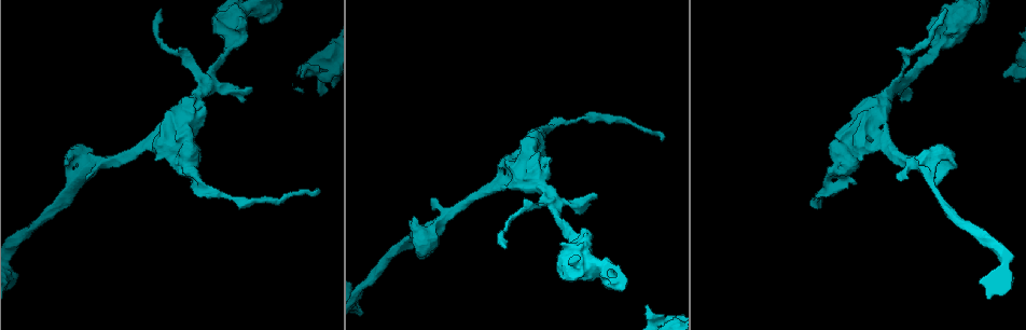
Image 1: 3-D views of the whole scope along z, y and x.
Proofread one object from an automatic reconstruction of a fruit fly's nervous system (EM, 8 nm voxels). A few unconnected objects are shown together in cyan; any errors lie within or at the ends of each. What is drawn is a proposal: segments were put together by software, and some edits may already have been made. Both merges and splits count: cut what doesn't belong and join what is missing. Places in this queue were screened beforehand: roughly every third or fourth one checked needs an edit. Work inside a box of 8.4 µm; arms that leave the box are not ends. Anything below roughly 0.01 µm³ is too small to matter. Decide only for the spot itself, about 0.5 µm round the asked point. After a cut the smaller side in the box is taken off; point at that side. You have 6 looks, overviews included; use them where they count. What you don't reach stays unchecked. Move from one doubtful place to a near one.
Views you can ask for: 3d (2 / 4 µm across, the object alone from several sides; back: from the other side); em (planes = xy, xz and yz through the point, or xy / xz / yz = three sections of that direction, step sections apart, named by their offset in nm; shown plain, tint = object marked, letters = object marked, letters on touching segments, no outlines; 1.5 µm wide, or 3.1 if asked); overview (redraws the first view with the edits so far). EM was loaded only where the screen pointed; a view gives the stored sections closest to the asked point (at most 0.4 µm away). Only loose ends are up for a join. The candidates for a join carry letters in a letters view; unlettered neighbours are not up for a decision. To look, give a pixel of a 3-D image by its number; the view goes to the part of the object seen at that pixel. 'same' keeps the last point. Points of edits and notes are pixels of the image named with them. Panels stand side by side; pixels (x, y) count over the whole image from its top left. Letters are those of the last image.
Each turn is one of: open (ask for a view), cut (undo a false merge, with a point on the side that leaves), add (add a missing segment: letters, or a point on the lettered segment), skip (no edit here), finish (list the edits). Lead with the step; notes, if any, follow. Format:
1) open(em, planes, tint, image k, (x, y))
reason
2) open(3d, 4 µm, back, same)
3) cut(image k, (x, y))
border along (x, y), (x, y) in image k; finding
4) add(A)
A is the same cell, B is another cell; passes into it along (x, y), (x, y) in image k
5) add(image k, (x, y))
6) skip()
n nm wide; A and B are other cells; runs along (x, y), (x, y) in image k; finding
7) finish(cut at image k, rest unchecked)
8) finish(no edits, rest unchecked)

open(em, planes, tint, image 1, (895, 83))
four or more arms meet

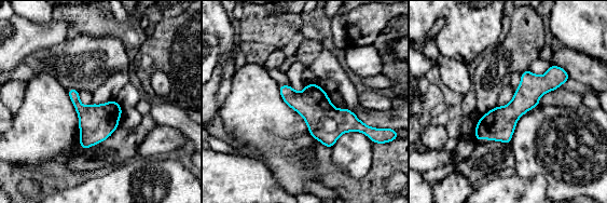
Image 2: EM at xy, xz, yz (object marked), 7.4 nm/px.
open(em, planes, letters, same)
what lies round it

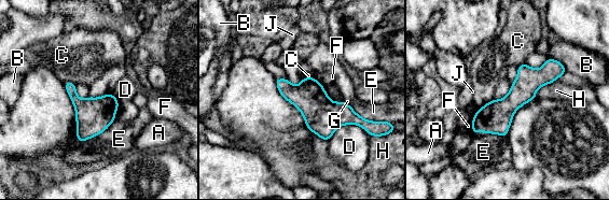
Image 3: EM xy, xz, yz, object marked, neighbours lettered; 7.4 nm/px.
skip()
A, B, C, D, E, F, G, H and J are other cells; continuous, no second neuron

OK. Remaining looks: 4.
open(3d, 4 µm, image 1, (645, 307))
free end

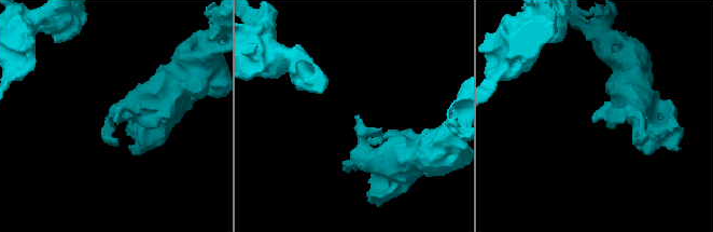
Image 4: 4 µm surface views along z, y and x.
open(em, planes, tint, image 4, (594, 122))

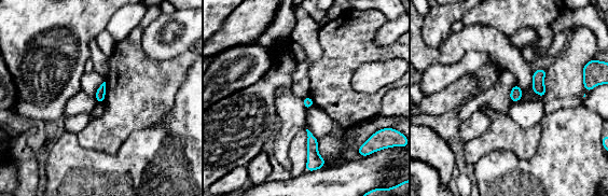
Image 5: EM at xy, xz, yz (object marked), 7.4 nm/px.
open(em, planes, letters, same)

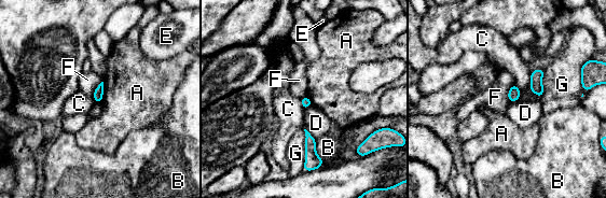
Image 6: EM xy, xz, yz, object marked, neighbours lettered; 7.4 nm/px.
skip()
G touches over 300 nm; A, B, C, D, E, F and G are other cells; no lettered segment goes on from it

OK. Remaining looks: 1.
finish(no edits, rest unchecked)

